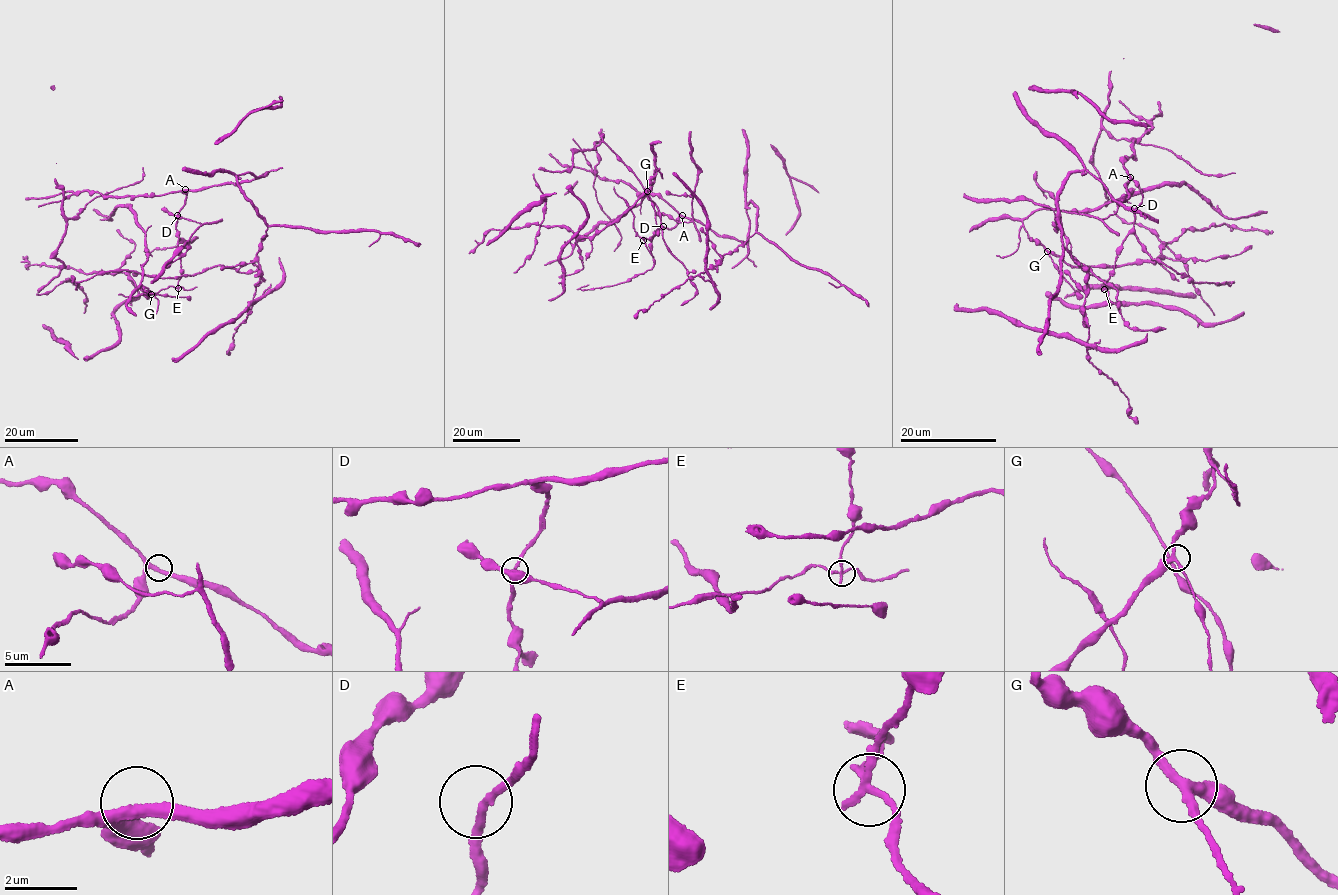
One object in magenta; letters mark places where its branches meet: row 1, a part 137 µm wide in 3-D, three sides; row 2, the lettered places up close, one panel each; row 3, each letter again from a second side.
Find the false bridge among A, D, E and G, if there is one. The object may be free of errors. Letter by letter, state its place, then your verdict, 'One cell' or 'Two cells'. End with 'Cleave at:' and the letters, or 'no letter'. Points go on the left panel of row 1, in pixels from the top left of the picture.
A: Place: (185, 189). One cell
D: Place: (177, 215). One cell
E: Place: (178, 288). Two cells
G: Place: (151, 294). One cell
Cleave at: E

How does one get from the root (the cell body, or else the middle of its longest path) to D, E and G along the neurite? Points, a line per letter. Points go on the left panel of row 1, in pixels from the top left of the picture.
D: (185, 191), (186, 203), (177, 215)
E: (185, 191), (186, 203), (176, 218), (181, 274), (178, 288)
G: (185, 191), (186, 203), (176, 218), (181, 278), (176, 287), (163, 289), (146, 298), (151, 294)

